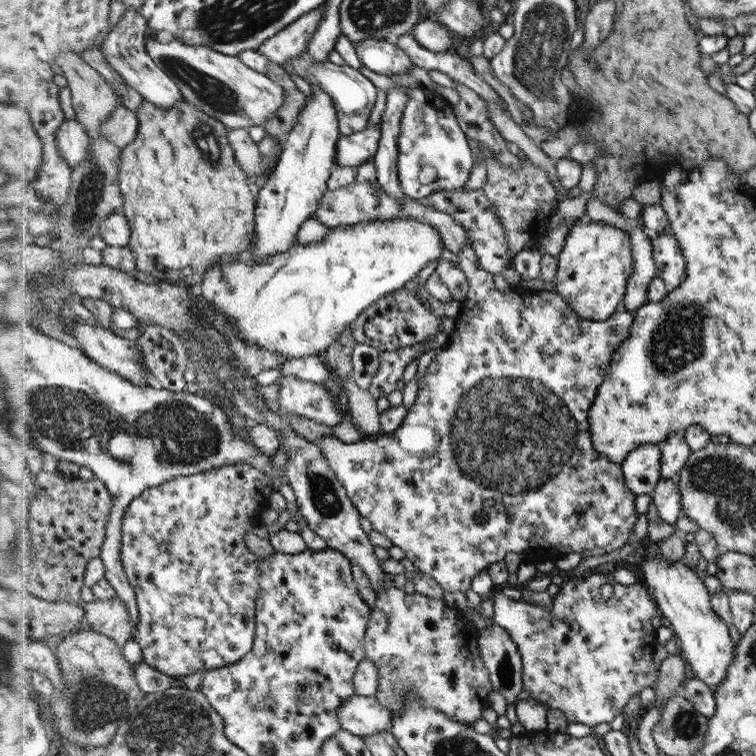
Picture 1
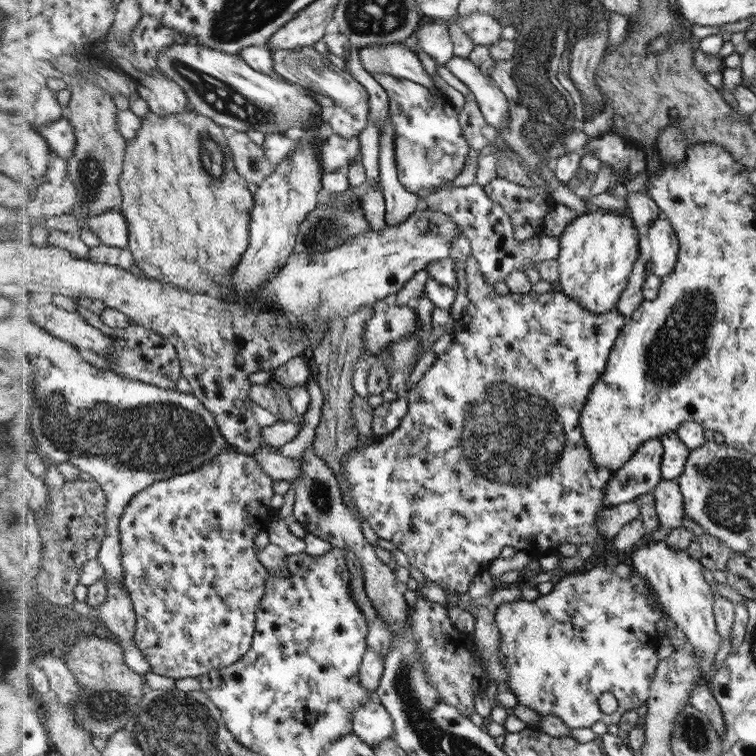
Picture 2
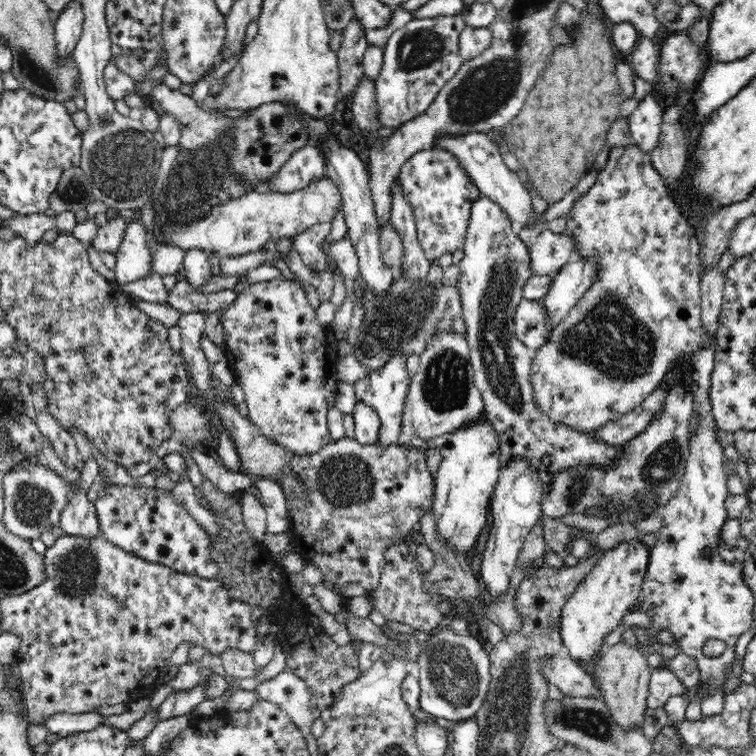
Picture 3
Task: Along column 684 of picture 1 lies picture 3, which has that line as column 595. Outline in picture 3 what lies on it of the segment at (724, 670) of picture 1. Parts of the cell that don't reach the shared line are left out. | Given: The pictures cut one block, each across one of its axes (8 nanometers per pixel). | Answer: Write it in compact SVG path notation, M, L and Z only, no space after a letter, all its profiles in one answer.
M635 537L602 553L566 601L561 612L562 637L569 657L578 664L586 666L592 658L597 659L598 652L605 649L606 634L612 632L628 612L636 609L648 572L650 549L646 541Z

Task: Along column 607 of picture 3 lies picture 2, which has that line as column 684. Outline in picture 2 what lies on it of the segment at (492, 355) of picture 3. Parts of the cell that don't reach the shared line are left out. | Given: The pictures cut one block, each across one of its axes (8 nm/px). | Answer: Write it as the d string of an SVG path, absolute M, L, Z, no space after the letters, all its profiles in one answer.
M676 432L668 433L660 439L665 448L661 460L661 474L664 480L677 480L685 472L685 464L692 450L681 441Z

